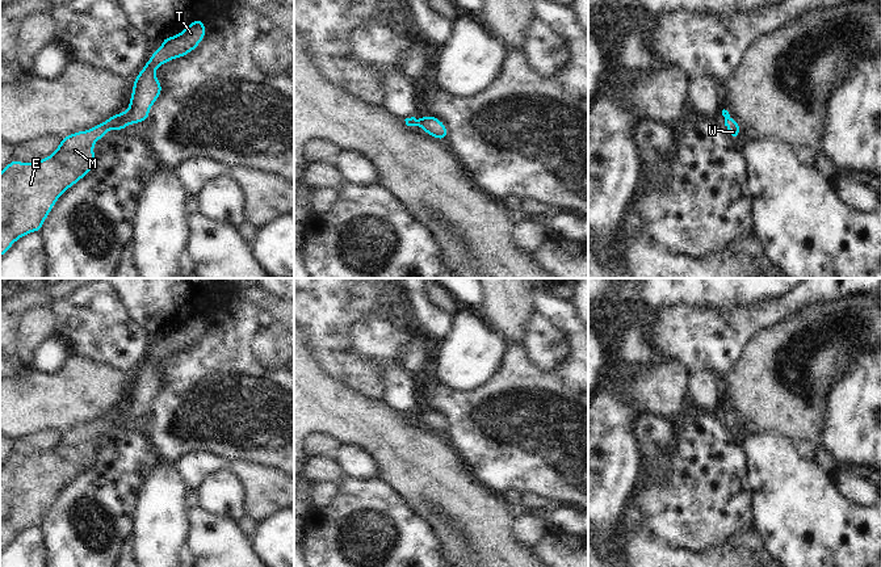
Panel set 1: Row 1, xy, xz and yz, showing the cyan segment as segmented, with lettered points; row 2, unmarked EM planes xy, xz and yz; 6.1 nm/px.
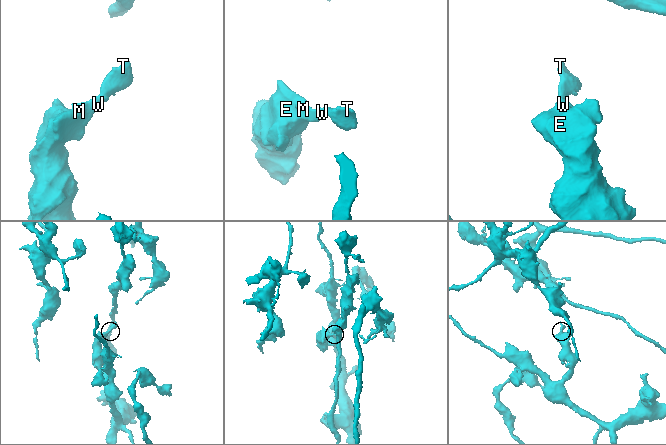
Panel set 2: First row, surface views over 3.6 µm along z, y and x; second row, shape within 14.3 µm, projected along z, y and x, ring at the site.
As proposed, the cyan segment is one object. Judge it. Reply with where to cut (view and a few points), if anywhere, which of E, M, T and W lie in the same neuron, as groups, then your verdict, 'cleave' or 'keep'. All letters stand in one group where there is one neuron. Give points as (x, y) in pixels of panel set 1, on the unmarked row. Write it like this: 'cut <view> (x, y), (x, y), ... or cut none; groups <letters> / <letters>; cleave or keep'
cut none; groups E M T W; keep

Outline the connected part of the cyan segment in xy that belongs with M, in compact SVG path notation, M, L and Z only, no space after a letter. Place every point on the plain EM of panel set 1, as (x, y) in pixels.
M198 312L192 315L180 328L163 331L161 340L152 346L143 364L133 374L130 400L123 408L114 407L110 412L87 425L81 424L62 432L59 441L45 453L28 458L16 453L11 454L0 466L0 551L22 530L39 526L58 492L93 463L95 436L102 433L110 423L123 425L130 417L148 415L150 403L163 386L163 381L155 370L155 364L168 354L184 352L196 344L205 329L205 316Z

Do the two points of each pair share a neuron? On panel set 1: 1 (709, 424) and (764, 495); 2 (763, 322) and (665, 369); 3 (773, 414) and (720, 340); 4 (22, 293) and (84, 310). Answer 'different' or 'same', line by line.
1: different
2: different
3: different
4: different

